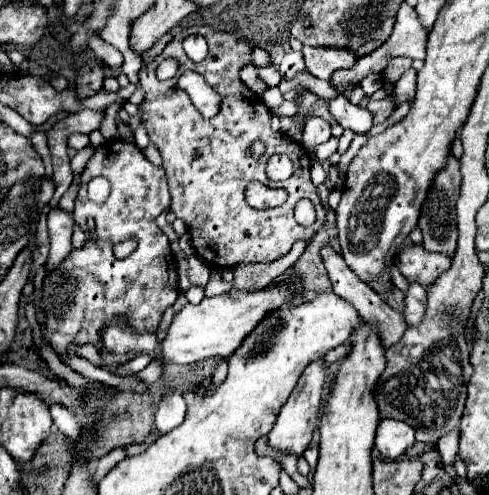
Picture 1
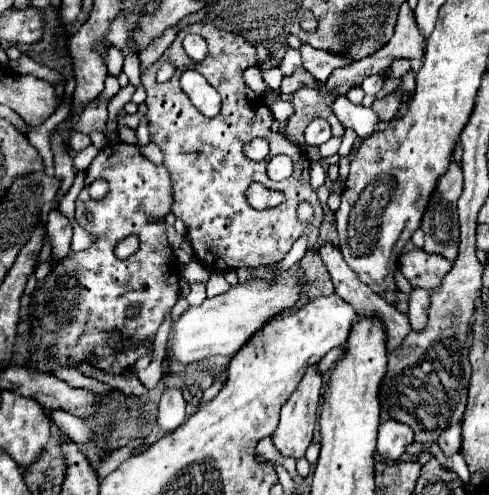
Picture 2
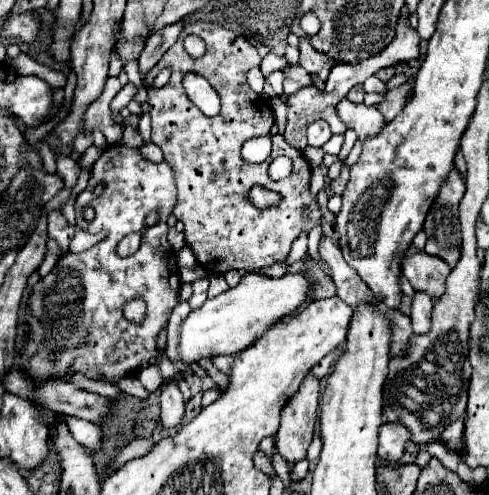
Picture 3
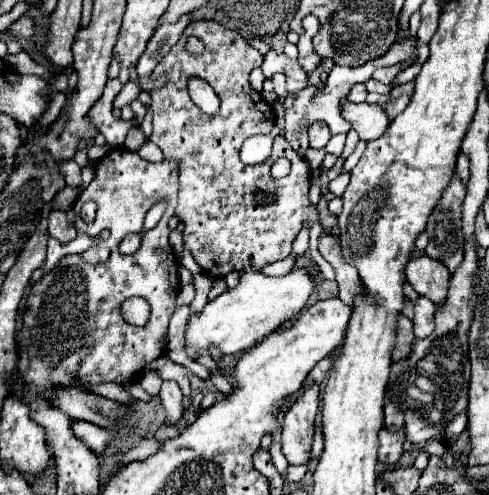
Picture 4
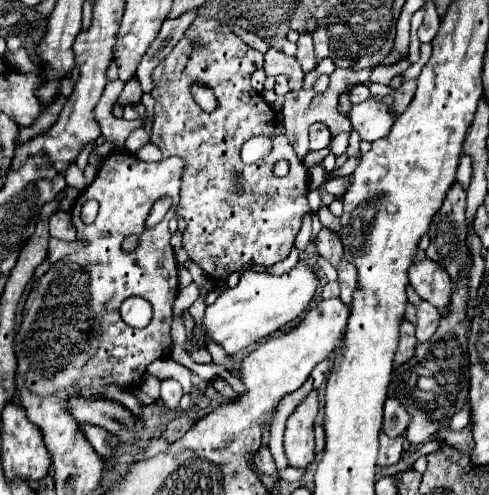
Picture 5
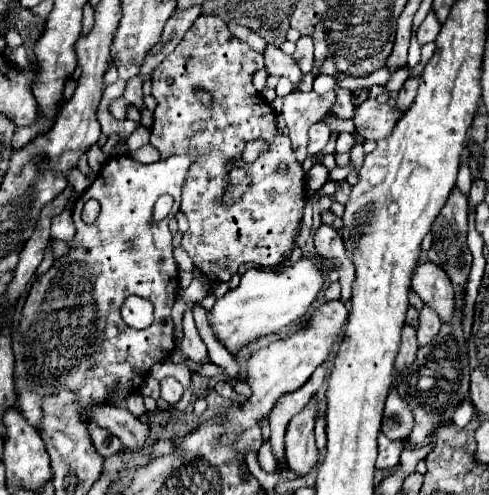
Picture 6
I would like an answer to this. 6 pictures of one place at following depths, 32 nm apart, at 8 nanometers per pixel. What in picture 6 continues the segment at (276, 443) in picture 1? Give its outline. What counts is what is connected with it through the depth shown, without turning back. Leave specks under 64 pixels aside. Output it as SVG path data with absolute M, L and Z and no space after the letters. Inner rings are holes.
M312 400L300 414L296 414L286 430L286 460L290 470L300 478L310 474L318 464L318 448L314 444L314 420L316 420L316 402Z

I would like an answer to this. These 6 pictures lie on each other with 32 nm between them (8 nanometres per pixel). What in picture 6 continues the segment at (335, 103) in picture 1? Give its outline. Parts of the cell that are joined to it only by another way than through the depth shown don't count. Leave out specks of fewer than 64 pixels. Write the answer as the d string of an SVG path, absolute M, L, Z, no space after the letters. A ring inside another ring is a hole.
M368 98L364 104L356 108L354 124L356 130L366 140L382 140L392 134L392 128L396 126L396 120L402 116L402 112L396 106L382 104L378 100Z

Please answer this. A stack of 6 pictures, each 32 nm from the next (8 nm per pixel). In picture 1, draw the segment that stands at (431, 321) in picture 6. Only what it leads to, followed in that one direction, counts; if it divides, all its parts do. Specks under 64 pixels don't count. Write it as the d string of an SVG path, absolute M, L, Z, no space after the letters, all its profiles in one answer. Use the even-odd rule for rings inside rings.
M410 284L406 292L406 310L404 318L410 326L418 326L420 320L424 318L424 308L426 308L426 290L420 284Z

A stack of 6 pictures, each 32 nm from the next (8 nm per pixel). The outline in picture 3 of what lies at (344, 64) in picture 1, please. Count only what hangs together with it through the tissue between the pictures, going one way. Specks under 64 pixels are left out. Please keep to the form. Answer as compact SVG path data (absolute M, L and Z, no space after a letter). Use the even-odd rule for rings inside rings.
M308 36L300 38L298 50L300 50L300 66L302 66L308 74L318 74L320 79L325 82L330 73L330 68L328 68L330 58L328 58L326 54L316 52L312 44L310 44Z

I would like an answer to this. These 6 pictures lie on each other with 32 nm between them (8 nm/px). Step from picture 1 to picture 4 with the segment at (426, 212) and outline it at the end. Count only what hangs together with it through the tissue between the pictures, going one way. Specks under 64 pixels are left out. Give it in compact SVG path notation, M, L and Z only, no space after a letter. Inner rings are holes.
M454 176L426 228L426 234L430 236L426 256L446 264L450 272L456 272L464 258L464 232L460 224L460 208L464 196L466 186L460 182L458 176Z

